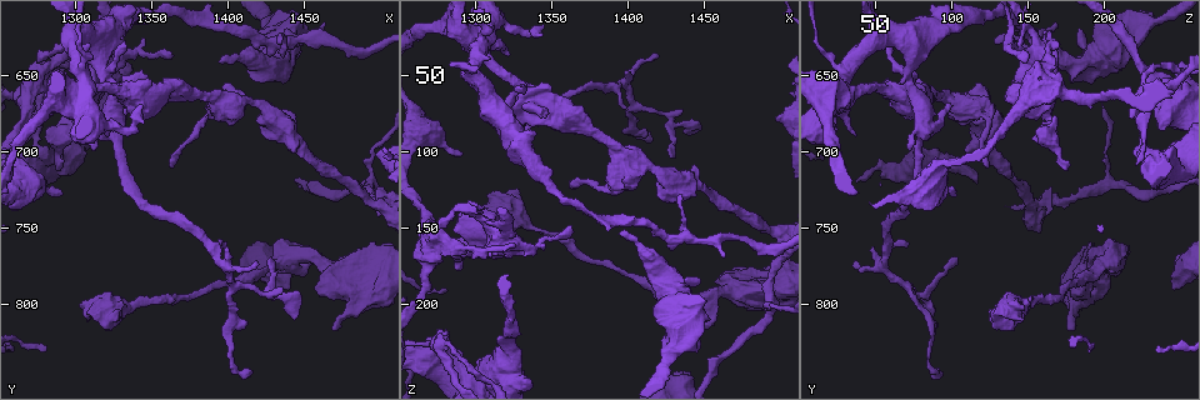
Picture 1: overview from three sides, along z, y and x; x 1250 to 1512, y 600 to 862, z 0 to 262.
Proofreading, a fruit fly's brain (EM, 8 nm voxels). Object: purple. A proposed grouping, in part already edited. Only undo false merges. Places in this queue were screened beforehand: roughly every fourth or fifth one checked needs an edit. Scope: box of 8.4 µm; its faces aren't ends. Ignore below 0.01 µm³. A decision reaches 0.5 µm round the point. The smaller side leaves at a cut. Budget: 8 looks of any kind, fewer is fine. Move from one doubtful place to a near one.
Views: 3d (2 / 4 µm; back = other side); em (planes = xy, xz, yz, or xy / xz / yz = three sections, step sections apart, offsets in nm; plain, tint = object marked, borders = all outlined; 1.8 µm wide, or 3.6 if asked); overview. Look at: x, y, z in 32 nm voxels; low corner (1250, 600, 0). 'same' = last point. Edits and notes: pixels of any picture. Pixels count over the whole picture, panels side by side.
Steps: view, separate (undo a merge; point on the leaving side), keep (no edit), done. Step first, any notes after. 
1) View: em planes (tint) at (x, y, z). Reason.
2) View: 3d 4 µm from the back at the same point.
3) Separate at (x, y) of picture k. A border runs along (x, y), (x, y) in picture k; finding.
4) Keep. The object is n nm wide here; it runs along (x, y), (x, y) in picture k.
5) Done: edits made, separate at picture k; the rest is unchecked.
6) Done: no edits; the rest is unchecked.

View: 3d 2 µm at (1468, 782, 186). Sharp bend.

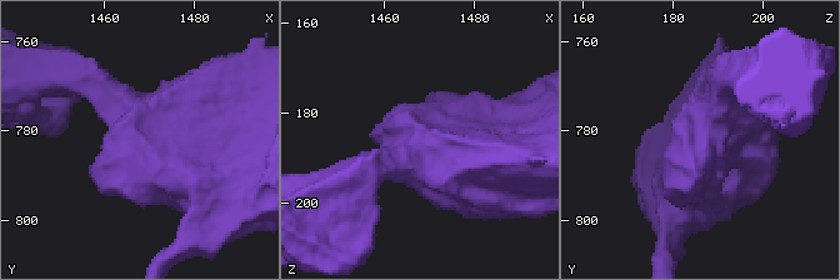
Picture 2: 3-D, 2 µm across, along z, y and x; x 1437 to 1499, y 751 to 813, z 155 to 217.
View: em planes (tint) at (1467, 783, 187).

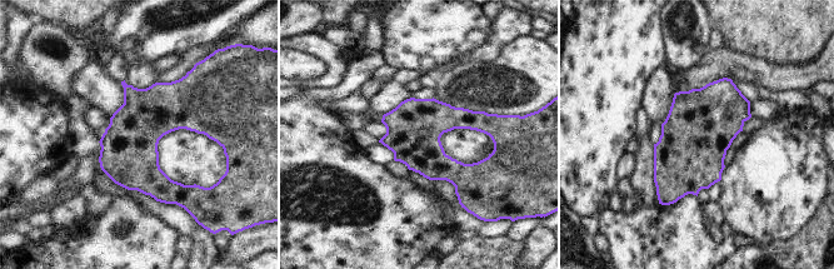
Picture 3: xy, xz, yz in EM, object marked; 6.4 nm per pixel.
Keep. The object is 360 nm wide here; continuous, no second neuron.

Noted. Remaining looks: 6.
View: 3d 4 µm at (1498, 734, 150). Sharp bend.

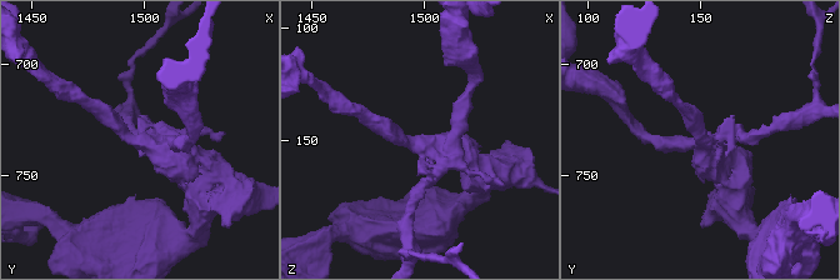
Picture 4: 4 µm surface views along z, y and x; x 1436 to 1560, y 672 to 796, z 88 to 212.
View: em planes (borders) at (1497, 734, 152).

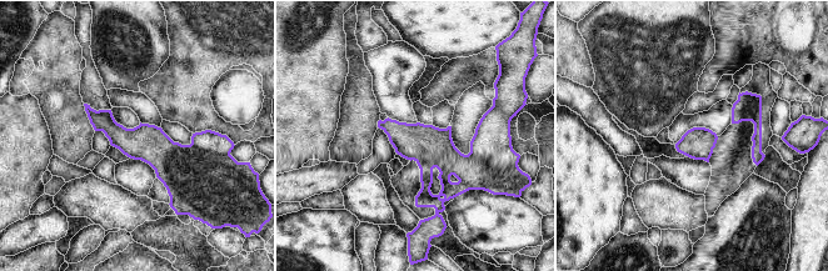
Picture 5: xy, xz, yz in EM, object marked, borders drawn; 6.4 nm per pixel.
Separate at (208, 187) of picture 5. The part that leaves runs along (89, 110), (168, 159), (208, 159) in picture 5; a second neuron is stuck on.

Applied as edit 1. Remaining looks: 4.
Done: edits made, separate at picture 5; the rest is unchecked.

